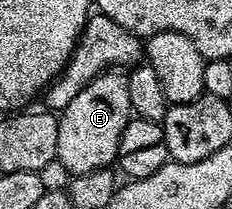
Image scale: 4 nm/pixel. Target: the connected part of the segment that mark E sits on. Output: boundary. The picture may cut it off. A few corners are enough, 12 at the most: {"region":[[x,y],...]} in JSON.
{"region":[[98,75],[58,112],[55,157],[110,168],[132,119],[127,75]]}

